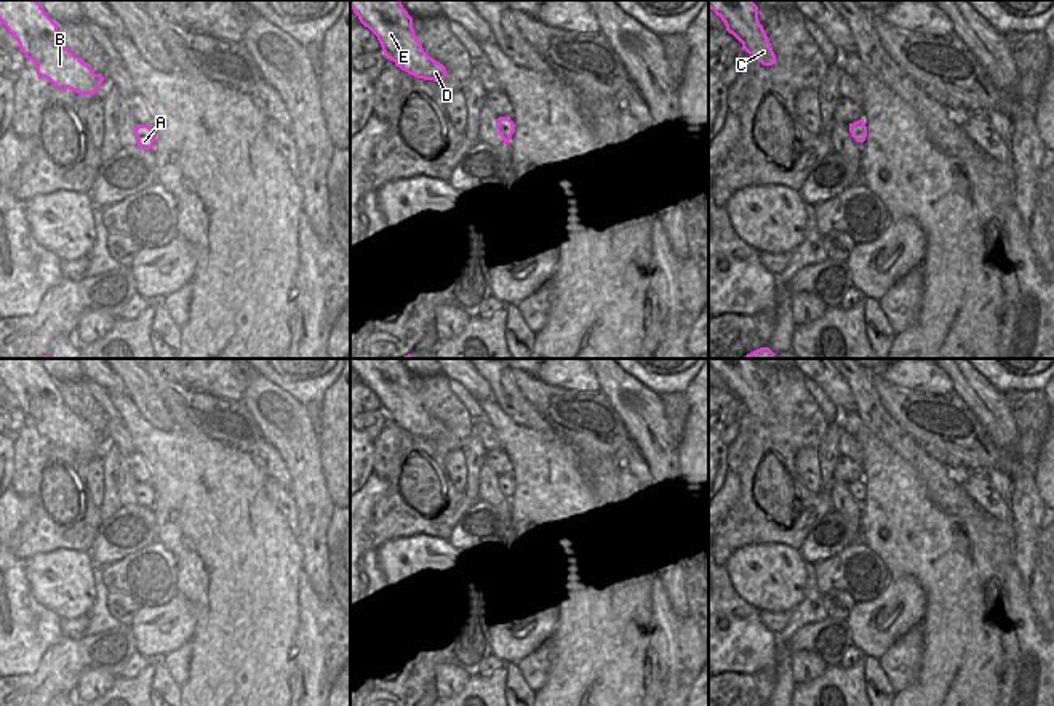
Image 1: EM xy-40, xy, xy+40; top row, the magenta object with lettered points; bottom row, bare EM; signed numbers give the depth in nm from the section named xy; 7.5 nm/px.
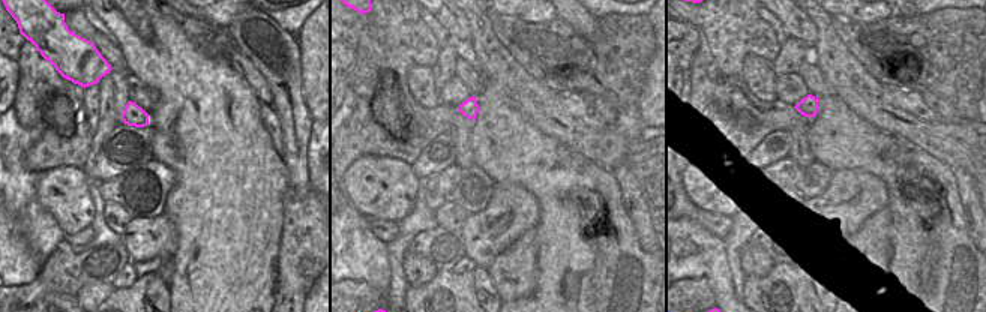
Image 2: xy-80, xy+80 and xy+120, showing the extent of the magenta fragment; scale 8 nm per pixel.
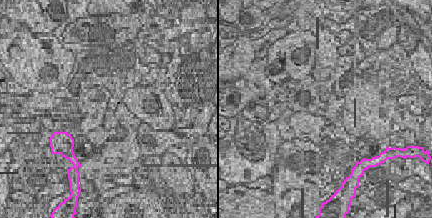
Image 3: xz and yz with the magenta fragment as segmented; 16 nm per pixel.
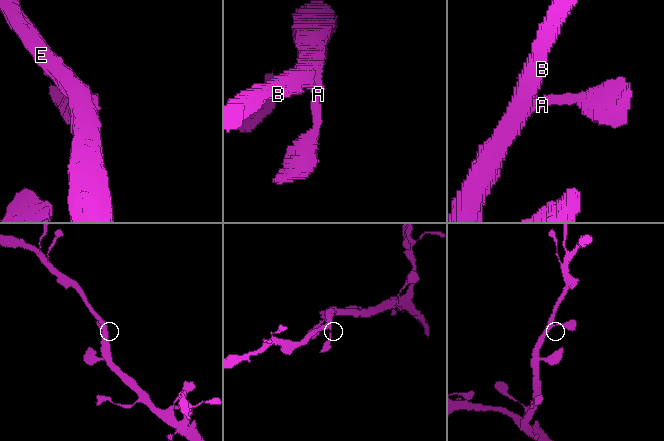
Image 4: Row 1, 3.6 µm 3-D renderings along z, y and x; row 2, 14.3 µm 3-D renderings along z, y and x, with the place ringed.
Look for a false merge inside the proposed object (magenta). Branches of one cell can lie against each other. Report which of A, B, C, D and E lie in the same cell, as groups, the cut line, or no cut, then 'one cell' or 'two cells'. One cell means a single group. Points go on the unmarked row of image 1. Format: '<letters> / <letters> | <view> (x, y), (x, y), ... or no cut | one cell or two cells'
A B C D E | no cut | one cell

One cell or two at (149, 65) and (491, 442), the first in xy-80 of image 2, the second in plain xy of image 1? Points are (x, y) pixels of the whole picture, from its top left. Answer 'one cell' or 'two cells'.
two cells

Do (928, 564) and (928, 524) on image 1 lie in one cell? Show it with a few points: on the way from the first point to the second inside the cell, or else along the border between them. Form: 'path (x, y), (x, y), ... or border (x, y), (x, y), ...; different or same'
path (928, 554), (928, 533); same

